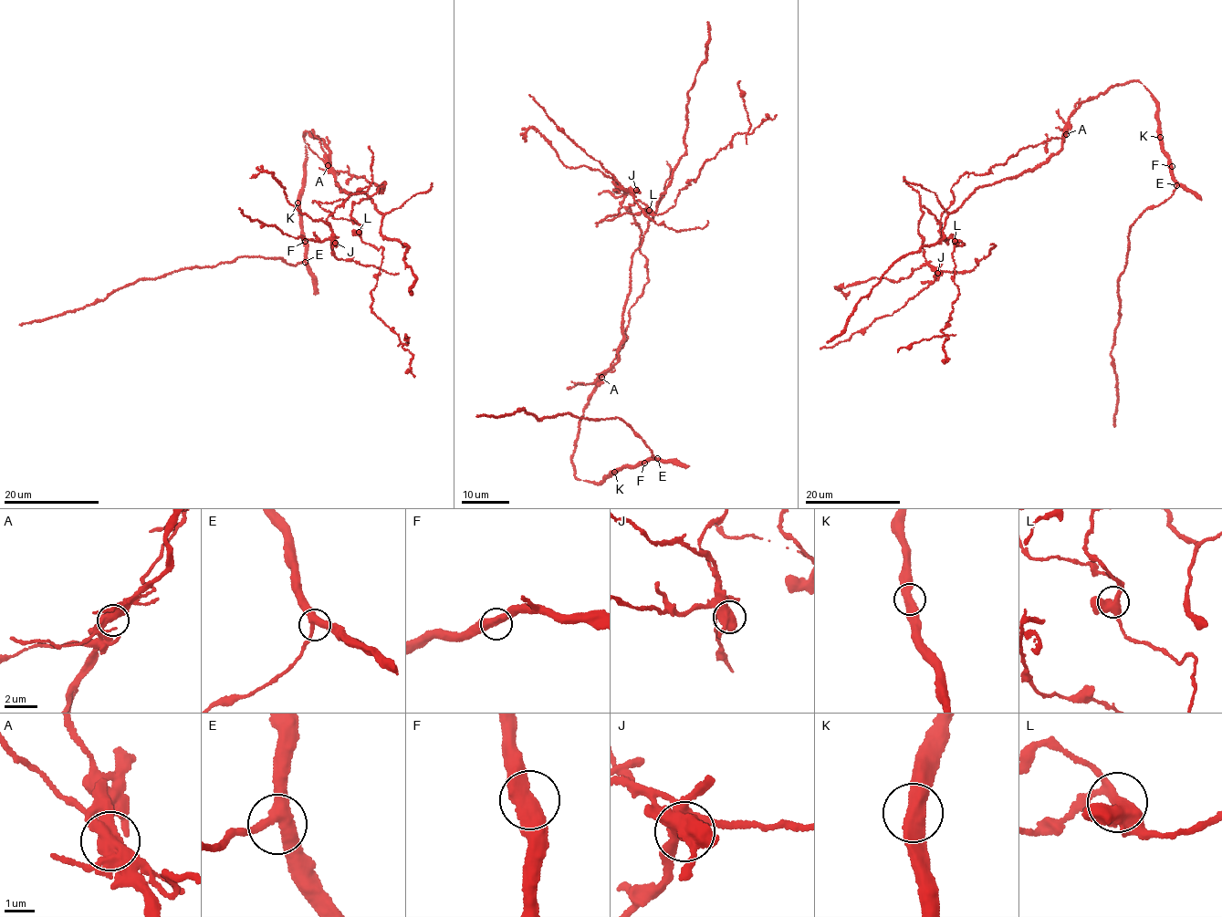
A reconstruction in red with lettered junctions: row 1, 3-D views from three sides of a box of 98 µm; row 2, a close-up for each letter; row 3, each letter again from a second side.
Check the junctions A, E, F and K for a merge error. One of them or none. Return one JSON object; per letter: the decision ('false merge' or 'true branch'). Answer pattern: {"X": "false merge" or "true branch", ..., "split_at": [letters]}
{"A": "false merge", "E": "true branch", "F": "true branch", "K": "true branch", "split_at": ["A"]}

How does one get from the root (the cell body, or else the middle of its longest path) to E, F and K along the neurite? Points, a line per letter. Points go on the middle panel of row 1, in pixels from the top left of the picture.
E: (606, 372), (596, 380), (584, 409), (572, 456), (574, 474), (598, 483), (625, 464), (657, 458)
F: (606, 372), (596, 380), (584, 409), (572, 456), (574, 474), (598, 483), (625, 464), (644, 463)
K: (606, 372), (596, 380), (596, 386), (584, 409), (572, 463), (574, 474), (585, 481), (598, 483), (614, 472)

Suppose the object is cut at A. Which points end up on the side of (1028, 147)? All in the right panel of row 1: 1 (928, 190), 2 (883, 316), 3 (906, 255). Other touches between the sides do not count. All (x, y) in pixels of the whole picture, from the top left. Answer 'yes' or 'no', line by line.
1: no
2: yes
3: no

